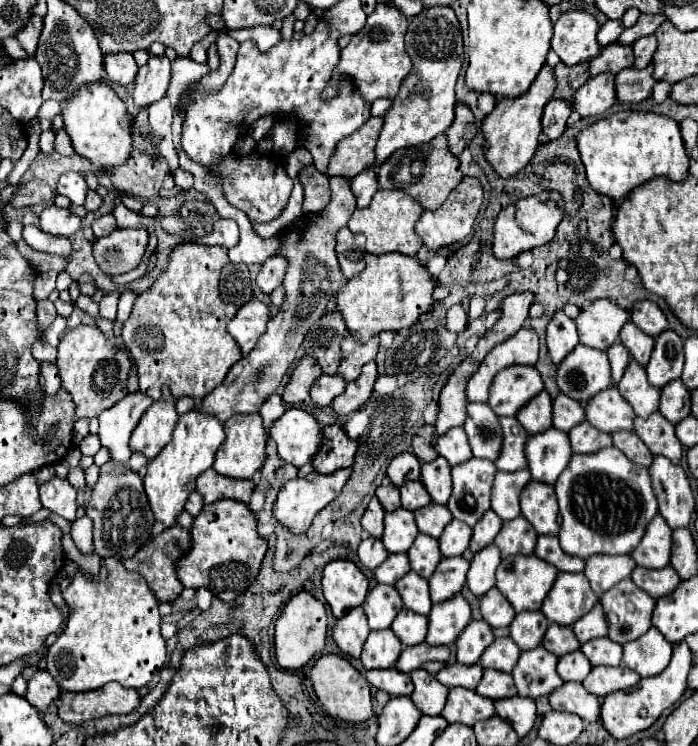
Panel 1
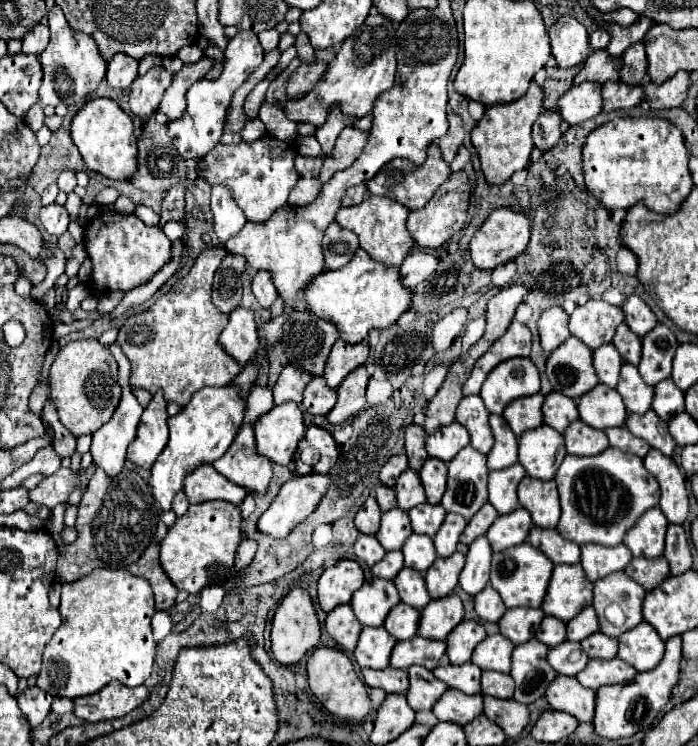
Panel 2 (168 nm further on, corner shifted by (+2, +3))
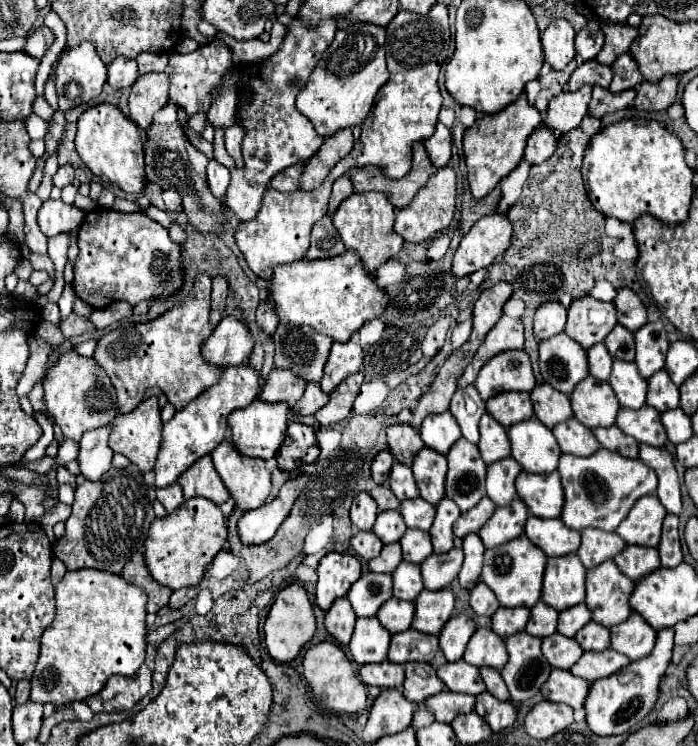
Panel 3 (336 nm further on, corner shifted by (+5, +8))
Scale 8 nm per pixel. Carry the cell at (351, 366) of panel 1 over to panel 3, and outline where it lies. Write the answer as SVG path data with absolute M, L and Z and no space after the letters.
M355 333L349 343L333 343L329 359L325 363L325 375L321 379L321 389L331 393L347 375L357 373L363 363L363 351L359 345L359 333Z

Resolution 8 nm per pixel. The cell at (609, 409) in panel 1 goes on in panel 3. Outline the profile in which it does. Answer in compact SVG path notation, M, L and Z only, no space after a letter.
M585 377L571 393L573 415L589 429L595 427L611 427L615 425L615 417L619 411L617 397L609 383L597 381L593 377Z

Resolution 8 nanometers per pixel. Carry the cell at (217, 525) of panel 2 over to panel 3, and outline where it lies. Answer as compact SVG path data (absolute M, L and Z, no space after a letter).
M193 497L187 499L183 505L179 505L177 511L151 523L149 535L145 539L145 555L143 555L145 565L157 583L173 591L181 587L191 587L201 581L205 567L223 549L225 539L227 539L227 519L221 513L219 505L203 497Z

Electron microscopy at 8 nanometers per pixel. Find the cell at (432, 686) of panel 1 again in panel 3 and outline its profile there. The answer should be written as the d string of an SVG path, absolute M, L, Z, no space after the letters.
M411 661L405 665L405 683L403 683L403 695L409 701L421 703L429 699L435 693L441 693L445 689L445 683L437 677L435 669L429 663L417 663Z

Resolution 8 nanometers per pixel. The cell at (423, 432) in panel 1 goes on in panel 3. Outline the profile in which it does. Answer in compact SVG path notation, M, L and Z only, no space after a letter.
M389 425L387 427L387 445L389 445L389 453L395 457L395 461L399 461L403 465L411 465L415 453L419 449L423 449L423 441L411 425Z

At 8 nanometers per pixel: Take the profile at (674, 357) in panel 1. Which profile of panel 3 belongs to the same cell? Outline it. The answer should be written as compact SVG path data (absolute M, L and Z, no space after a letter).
M661 321L645 323L639 331L635 331L635 347L637 357L635 363L639 367L639 373L649 379L653 373L661 371L665 365L665 355L669 349L667 331Z

